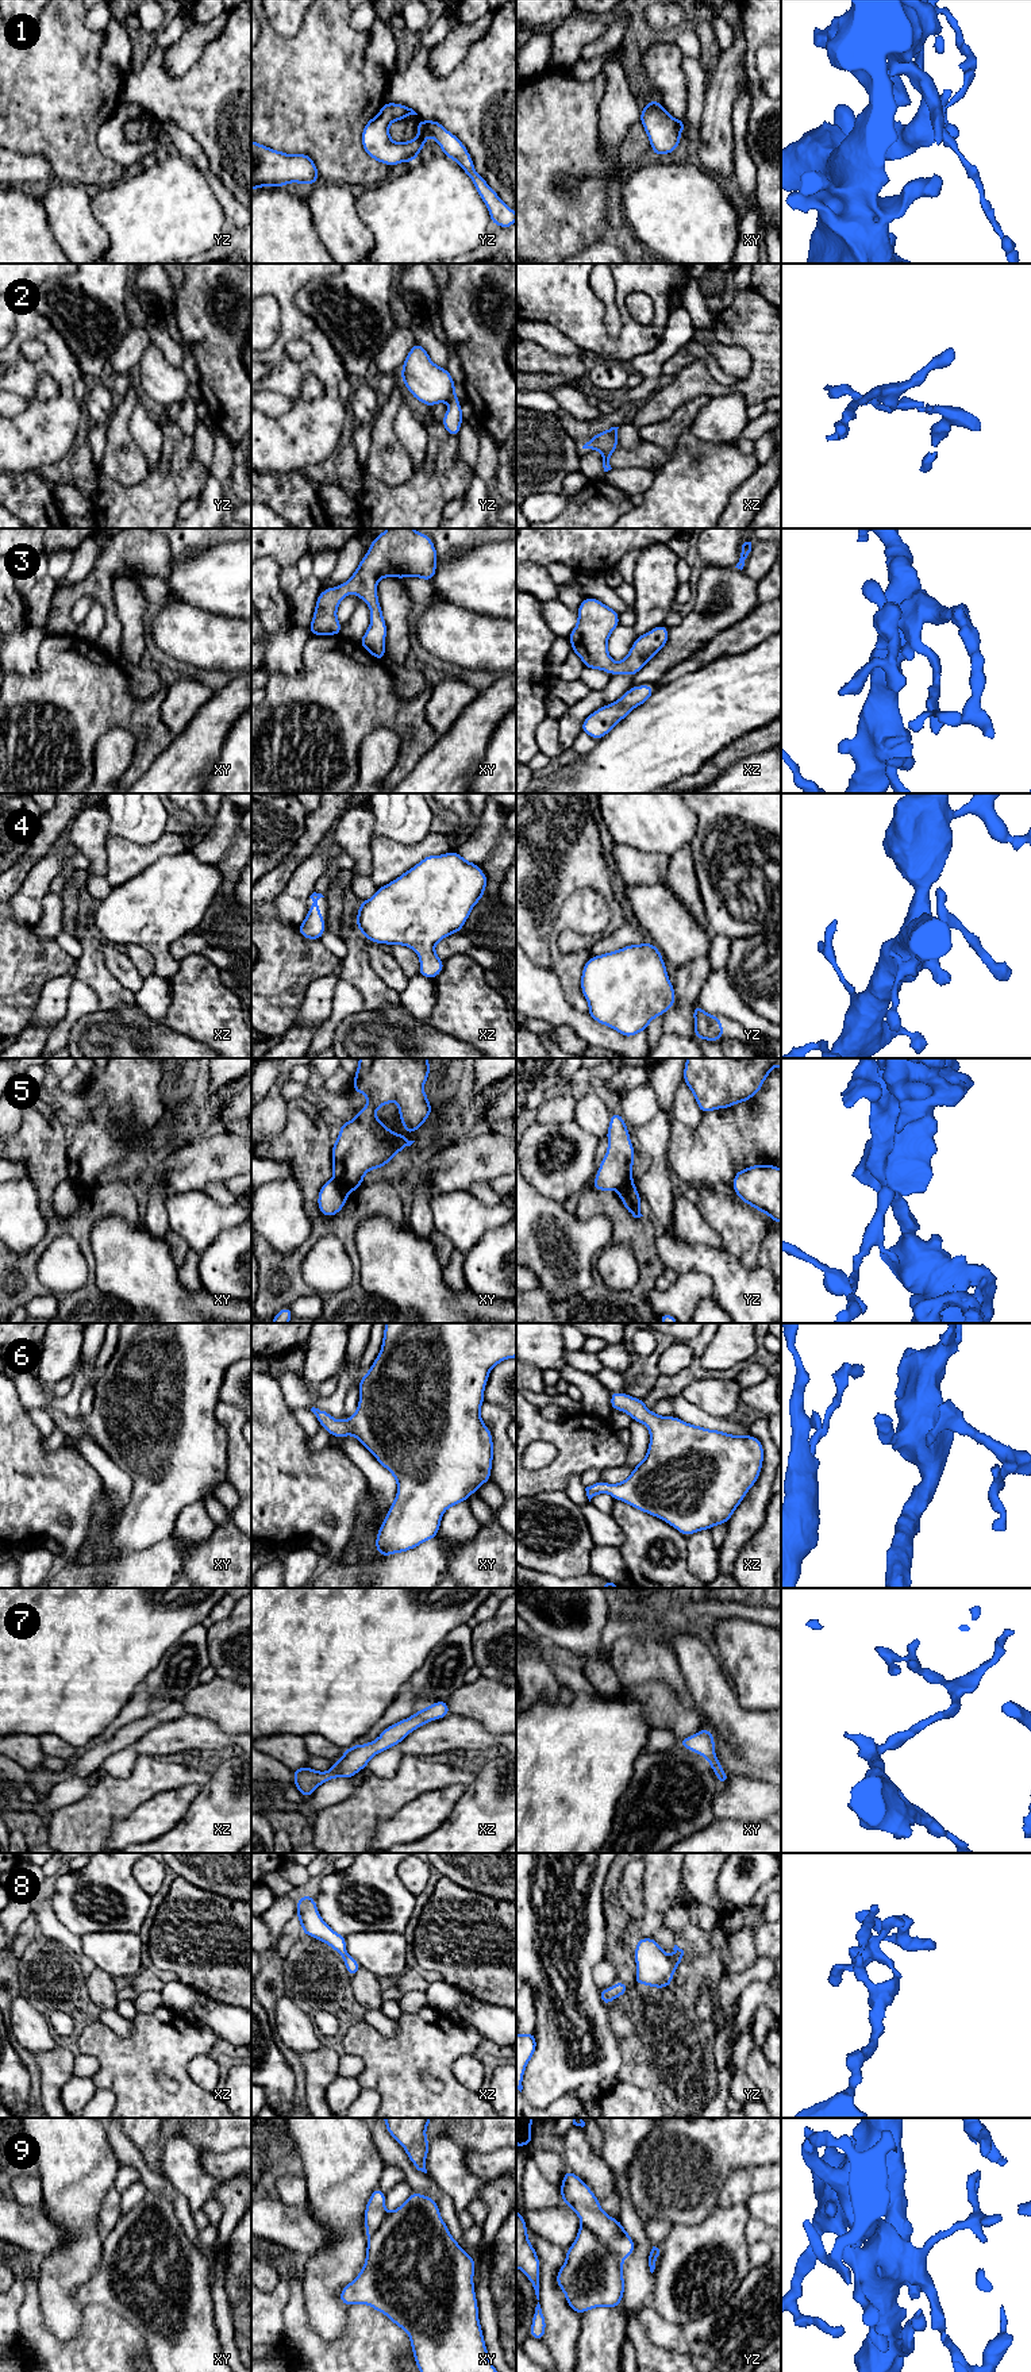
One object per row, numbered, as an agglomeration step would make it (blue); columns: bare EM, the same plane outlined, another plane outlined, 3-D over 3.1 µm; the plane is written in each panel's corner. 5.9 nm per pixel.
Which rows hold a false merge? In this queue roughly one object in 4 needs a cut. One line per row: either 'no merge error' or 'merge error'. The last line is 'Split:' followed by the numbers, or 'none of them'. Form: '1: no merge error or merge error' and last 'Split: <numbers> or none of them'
1: merge error
2: no merge error
3: no merge error
4: no merge error
5: merge error
6: no merge error
7: no merge error
8: no merge error
9: merge error
Split: 1, 5, 9

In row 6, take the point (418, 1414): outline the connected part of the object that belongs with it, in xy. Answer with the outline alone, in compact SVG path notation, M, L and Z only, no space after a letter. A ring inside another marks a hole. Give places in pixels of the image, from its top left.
M385 1323L381 1350L362 1376L358 1408L346 1420L312 1407L319 1425L332 1437L355 1437L397 1481L397 1495L381 1523L376 1549L380 1556L411 1550L439 1533L443 1512L491 1480L492 1433L481 1419L489 1373L499 1362L516 1357L516 1323Z

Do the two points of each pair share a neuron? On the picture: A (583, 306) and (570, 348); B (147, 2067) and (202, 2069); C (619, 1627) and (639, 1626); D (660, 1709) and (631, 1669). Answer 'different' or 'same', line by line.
A: different
B: different
C: same
D: different

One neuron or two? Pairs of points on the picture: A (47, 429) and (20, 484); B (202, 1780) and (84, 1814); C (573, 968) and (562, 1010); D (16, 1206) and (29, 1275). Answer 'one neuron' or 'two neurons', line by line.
A: two neurons
B: one neuron
C: two neurons
D: two neurons

